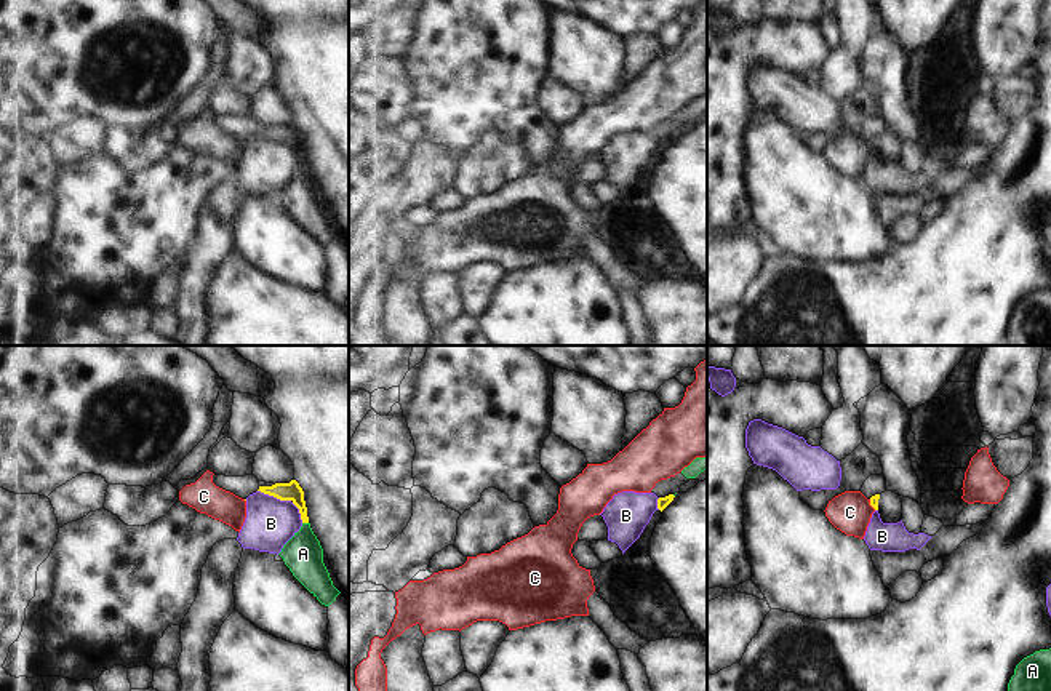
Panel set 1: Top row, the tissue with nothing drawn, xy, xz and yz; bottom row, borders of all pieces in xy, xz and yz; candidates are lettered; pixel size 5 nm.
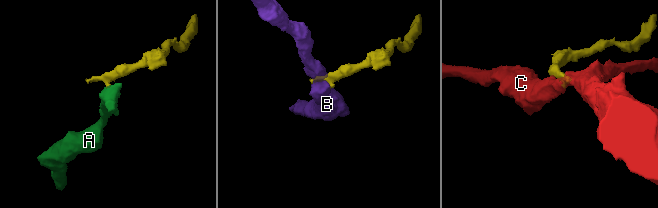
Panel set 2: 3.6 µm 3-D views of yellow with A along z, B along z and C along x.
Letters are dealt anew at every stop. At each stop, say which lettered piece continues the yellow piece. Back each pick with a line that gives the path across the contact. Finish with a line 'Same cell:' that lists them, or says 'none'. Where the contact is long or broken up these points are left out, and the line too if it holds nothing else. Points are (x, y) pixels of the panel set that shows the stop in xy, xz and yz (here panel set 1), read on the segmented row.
Same cell: none

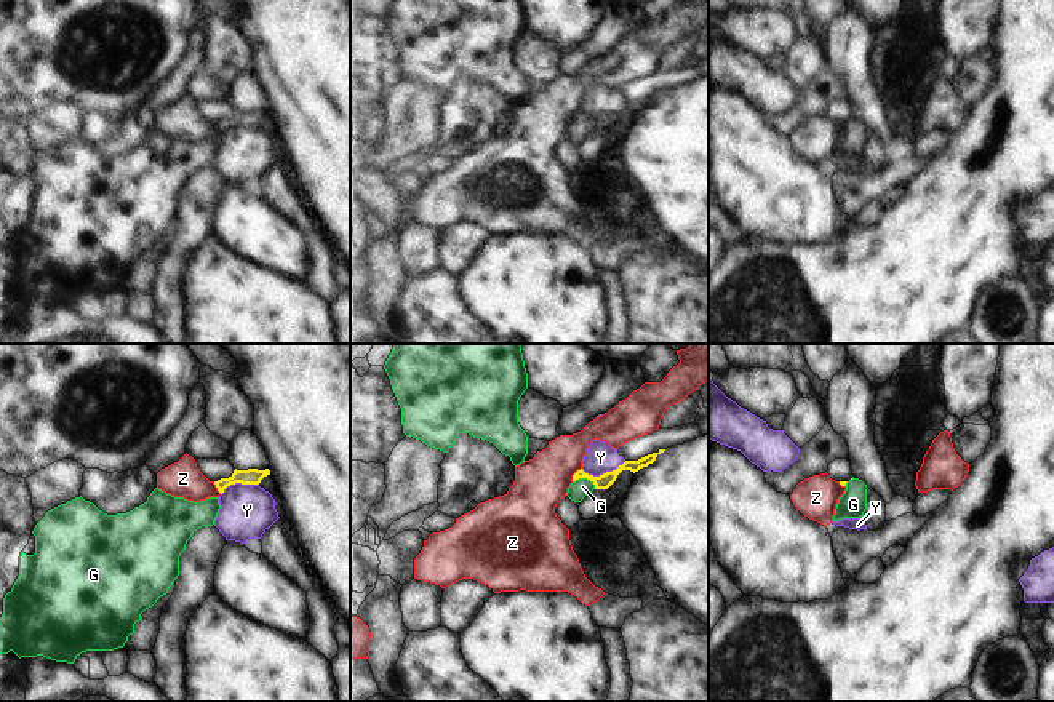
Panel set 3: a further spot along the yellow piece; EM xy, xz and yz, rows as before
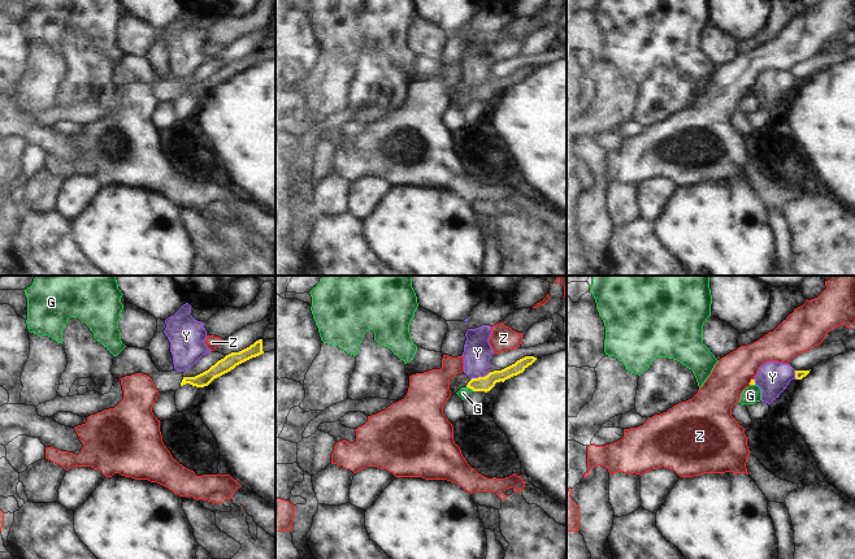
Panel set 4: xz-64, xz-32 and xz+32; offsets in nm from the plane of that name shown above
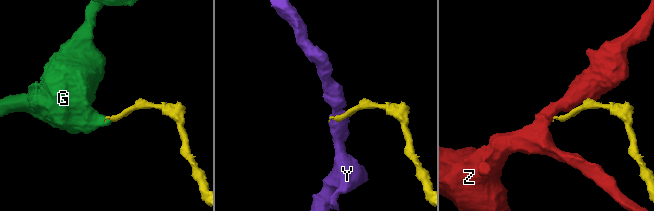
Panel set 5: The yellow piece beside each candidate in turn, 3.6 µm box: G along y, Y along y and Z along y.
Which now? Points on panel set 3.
G: way xz (603, 482), (586, 477), (582, 486)
Same cell: G

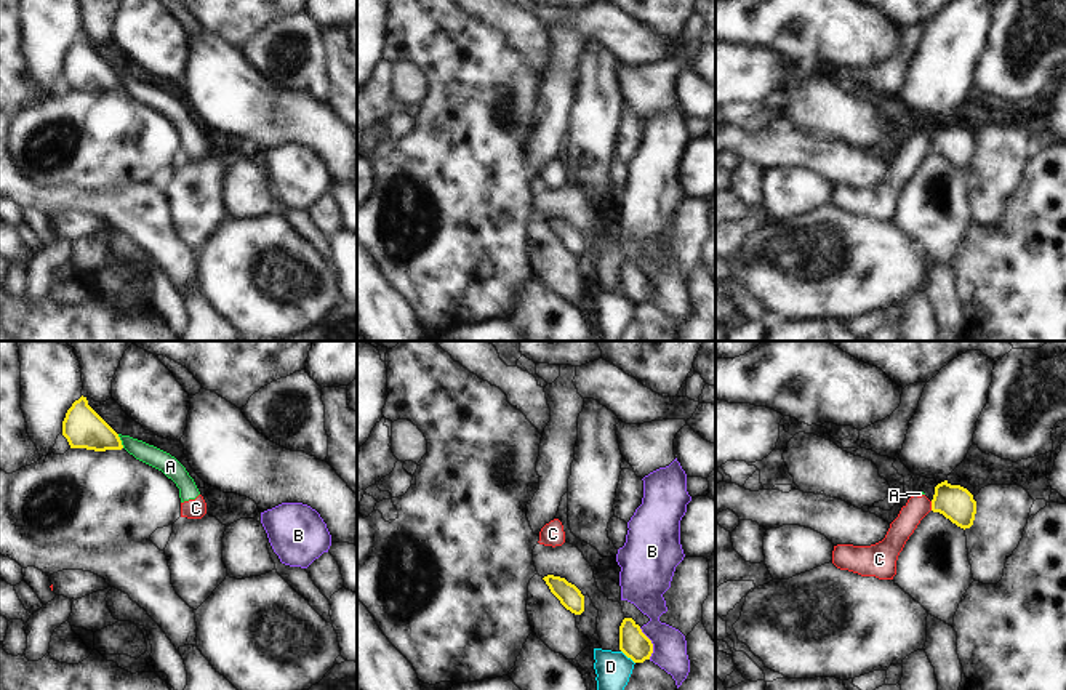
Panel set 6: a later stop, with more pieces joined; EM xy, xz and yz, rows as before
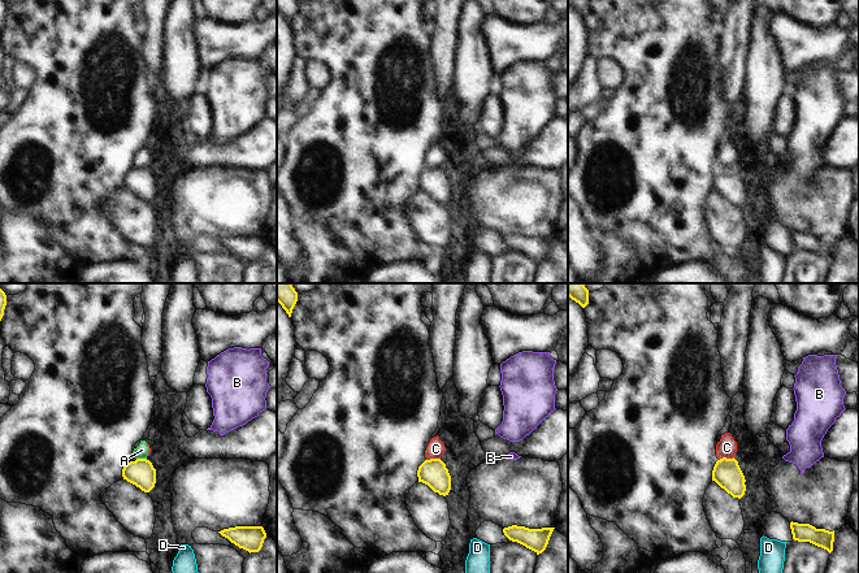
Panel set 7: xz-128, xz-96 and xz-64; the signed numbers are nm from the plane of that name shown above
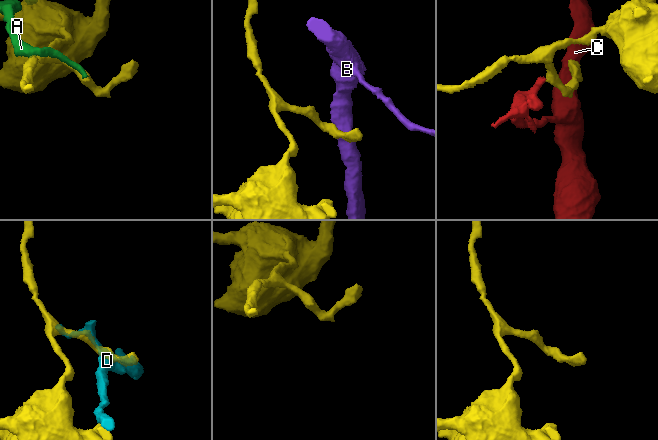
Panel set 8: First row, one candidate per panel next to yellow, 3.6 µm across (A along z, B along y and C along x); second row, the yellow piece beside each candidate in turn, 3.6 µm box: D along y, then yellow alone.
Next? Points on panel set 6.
Same cell: none

